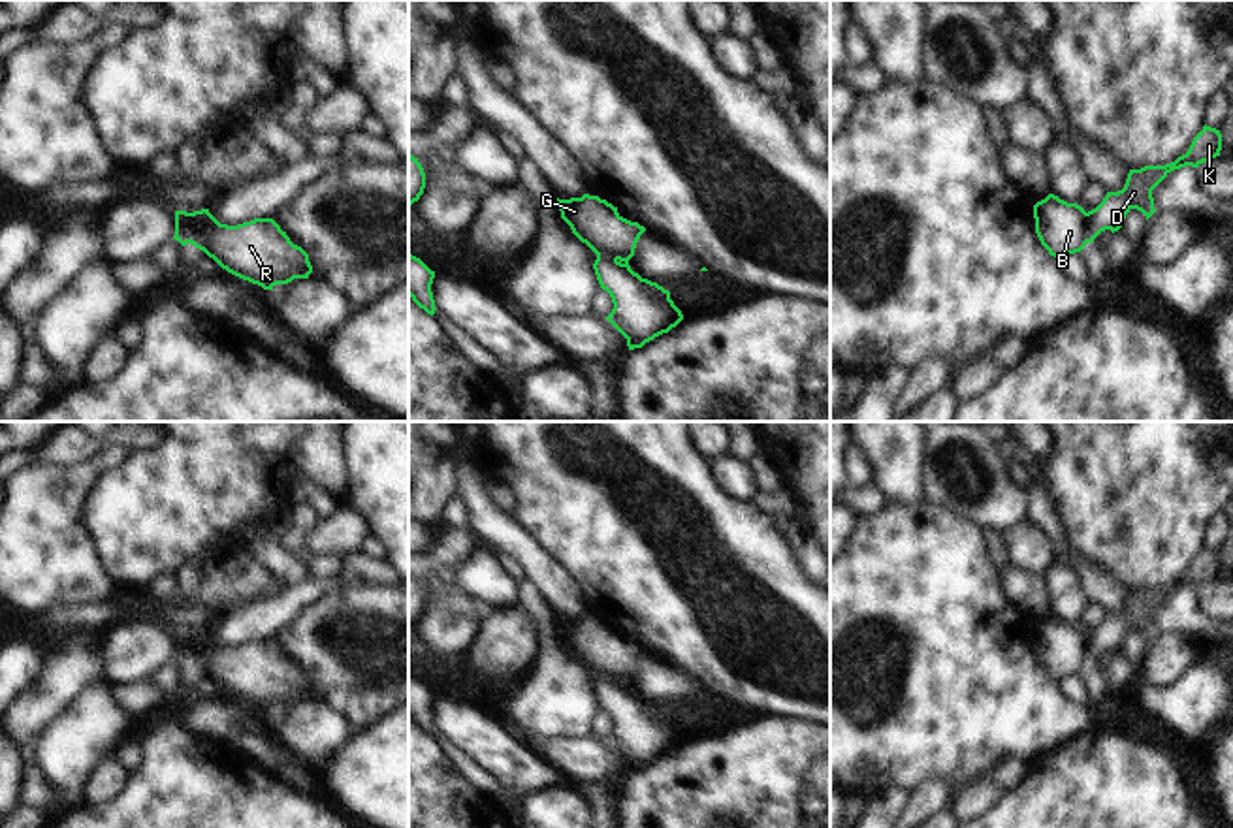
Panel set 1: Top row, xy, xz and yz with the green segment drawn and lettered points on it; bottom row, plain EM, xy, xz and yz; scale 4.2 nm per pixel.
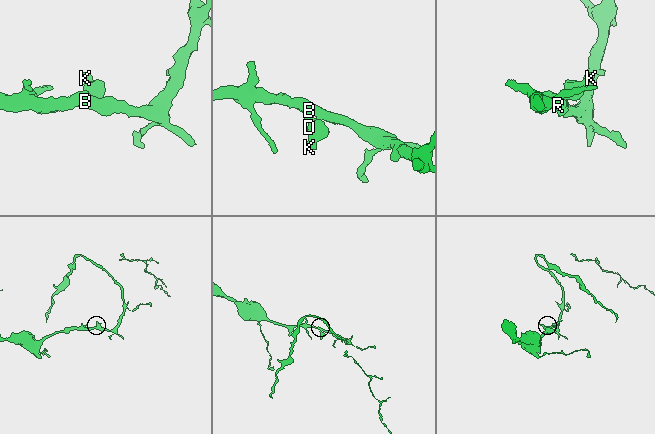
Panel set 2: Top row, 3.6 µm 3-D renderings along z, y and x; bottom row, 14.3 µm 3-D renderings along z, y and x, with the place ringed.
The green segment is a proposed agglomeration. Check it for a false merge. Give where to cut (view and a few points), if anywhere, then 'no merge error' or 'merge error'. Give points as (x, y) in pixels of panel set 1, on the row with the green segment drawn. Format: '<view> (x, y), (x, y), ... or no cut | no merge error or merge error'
xy (191, 213), (189, 236), (179, 241) | merge error

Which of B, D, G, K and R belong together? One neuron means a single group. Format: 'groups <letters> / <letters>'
groups B G R / D K

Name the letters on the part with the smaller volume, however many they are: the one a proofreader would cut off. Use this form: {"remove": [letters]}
{"remove": ["D", "K"]}

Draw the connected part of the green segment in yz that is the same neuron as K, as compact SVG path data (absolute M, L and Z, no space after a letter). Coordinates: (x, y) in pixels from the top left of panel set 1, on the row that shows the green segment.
M1205 124L1203 130L1193 137L1188 152L1178 156L1175 162L1129 169L1124 188L1118 192L1107 192L1103 201L1086 213L1088 241L1094 243L1094 239L1105 230L1111 230L1113 233L1118 231L1131 209L1141 211L1148 220L1156 213L1152 190L1171 171L1186 166L1199 167L1203 162L1220 156L1220 151L1220 130Z

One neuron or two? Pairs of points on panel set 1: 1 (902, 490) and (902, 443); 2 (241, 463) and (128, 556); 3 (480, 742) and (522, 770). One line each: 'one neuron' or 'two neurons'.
1: one neuron
2: one neuron
3: one neuron

